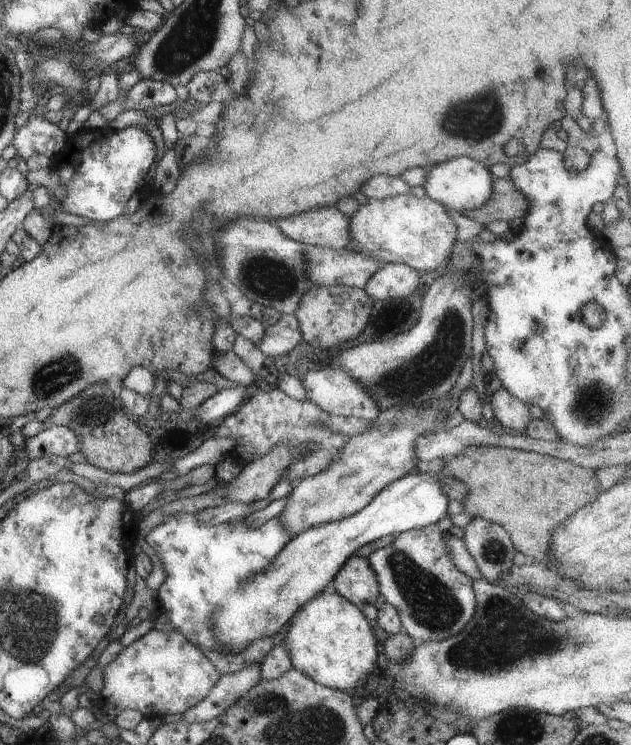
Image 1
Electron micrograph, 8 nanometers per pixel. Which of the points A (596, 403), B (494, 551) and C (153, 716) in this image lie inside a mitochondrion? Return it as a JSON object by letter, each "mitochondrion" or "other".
{"A":"mitochondrion","B":"mitochondrion","C":"other"}

